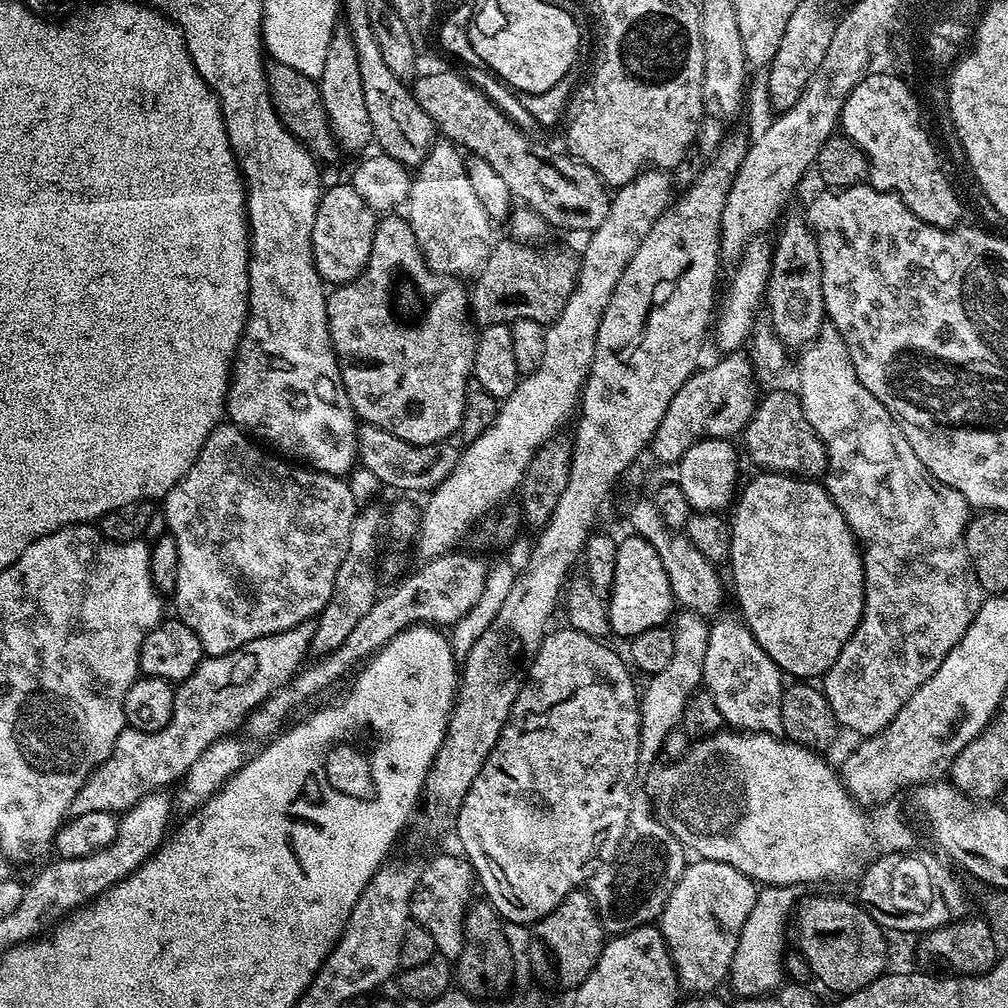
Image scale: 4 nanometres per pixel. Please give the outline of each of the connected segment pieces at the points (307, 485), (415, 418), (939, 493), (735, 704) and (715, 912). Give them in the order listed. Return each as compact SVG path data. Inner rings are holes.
M231 422L217 424L216 429L206 438L194 466L190 466L190 470L186 470L186 474L169 490L162 501L167 531L178 546L178 582L174 593L175 615L183 624L190 626L190 630L194 630L194 634L198 634L198 642L202 642L208 656L221 656L227 652L233 652L238 646L242 646L254 638L290 630L294 626L319 616L320 611L328 605L328 599L334 592L338 566L342 566L342 558L346 558L346 550L350 542L350 522L354 522L358 511L358 501L354 498L349 481L325 472L317 472L315 468L297 466L271 451L268 453L263 450L268 451L259 443L249 439L235 424Z
M388 214L376 225L374 242L370 246L370 258L366 262L363 272L357 280L348 284L333 287L327 293L328 297L328 329L332 339L332 348L336 351L336 360L340 363L340 381L344 383L344 389L348 400L352 403L352 411L363 423L373 424L398 438L405 439L412 444L439 444L447 441L447 436L455 437L460 431L462 414L464 413L464 391L468 389L472 367L474 366L474 354L476 353L477 333L474 331L473 321L470 319L469 289L463 279L432 272L420 252L419 244L414 238L414 230L408 225L403 215Z
M824 327L820 331L820 335L804 348L799 356L800 388L798 387L798 395L800 405L810 426L814 426L814 430L828 448L826 487L833 502L838 506L838 510L846 518L853 536L856 537L856 543L864 562L864 617L860 620L860 625L856 627L852 637L846 642L846 646L842 646L834 666L830 666L830 670L824 673L822 687L824 697L828 699L836 715L837 725L841 729L849 728L850 731L857 732L857 737L863 738L873 736L874 733L890 726L890 722L898 714L898 710L902 710L902 706L911 698L914 690L918 690L918 686L922 686L922 682L929 680L934 674L934 670L938 670L938 666L942 666L946 654L950 654L950 650L954 650L954 646L960 641L962 634L966 634L970 622L974 622L974 618L978 614L982 603L982 589L972 569L964 541L964 531L970 519L970 505L964 501L962 494L958 494L958 490L938 482L938 478L934 478L934 474L930 474L930 470L926 470L926 466L922 466L922 458L918 458L918 454L914 454L914 446L910 446L910 442L906 442L896 419L888 413L886 406L882 406L882 402L878 402L878 398L874 398L874 394L870 394L870 390L866 390L866 386L862 386L858 374L854 370L854 362L850 362L850 350L846 350L846 342L842 342L836 328Z
M733 616L711 621L706 642L703 687L714 698L718 710L722 710L725 725L742 732L780 736L784 730L780 699L786 687L785 681L780 681L780 667L768 657L762 646L758 646L748 625Z
M703 858L693 861L685 867L682 878L678 878L662 910L658 927L668 943L679 987L683 991L685 988L688 994L708 994L720 983L725 983L758 888L749 876L726 862Z

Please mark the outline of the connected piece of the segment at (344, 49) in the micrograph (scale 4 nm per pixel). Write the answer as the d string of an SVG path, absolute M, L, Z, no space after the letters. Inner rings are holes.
M338 26L332 32L332 41L326 50L326 62L322 66L322 74L318 77L320 93L326 106L328 115L328 125L332 127L332 134L336 138L336 143L345 153L360 152L369 143L373 143L374 137L370 126L370 114L366 114L366 98L362 94L362 74L358 72L358 50L354 50L352 33L347 27Z

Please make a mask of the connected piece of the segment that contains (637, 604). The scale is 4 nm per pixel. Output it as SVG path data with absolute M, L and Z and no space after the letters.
M628 534L617 543L616 549L618 562L614 562L614 582L606 600L611 631L616 636L631 638L642 634L642 630L667 625L674 612L674 597L670 578L666 578L662 558L658 558L654 546L638 535Z

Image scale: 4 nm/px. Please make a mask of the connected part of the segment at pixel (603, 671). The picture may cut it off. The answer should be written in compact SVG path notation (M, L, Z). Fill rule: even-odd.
M572 627L562 628L561 632L549 631L541 639L540 649L531 661L532 669L530 669L530 664L520 693L516 696L514 706L508 715L508 721L504 723L504 729L500 731L498 742L494 750L490 750L478 778L474 778L462 802L460 812L456 815L454 825L454 832L456 831L456 836L460 839L461 846L464 847L463 855L472 865L472 871L476 873L479 887L481 889L484 887L488 891L487 903L495 908L496 915L501 921L509 925L512 923L512 926L524 926L520 924L531 926L543 916L548 916L571 892L577 891L606 861L612 859L620 848L622 838L628 829L628 818L634 811L632 787L636 784L636 768L641 767L638 684L636 688L629 665L625 661L624 665L620 661L619 654L614 649L607 648L607 643L590 637L586 633L576 632Z

